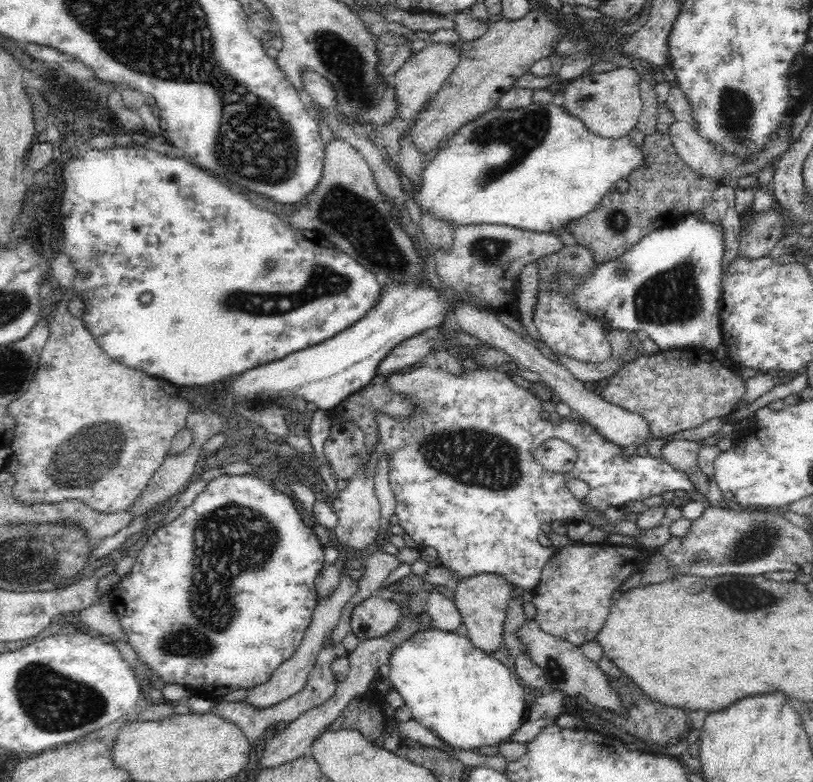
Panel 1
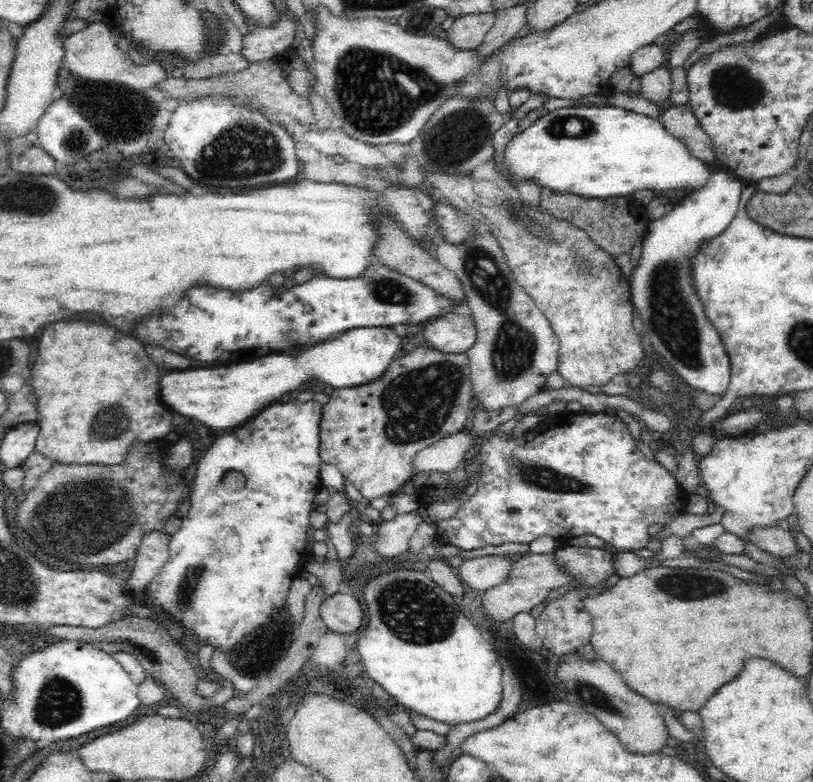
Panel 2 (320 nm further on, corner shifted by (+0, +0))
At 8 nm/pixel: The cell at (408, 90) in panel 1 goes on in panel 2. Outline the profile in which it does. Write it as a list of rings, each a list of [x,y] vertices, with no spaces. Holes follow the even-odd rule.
[[[493,8],[490,13],[462,14],[453,20],[448,30],[450,44],[458,50],[470,50],[482,44],[486,34],[494,28],[497,10]]]

